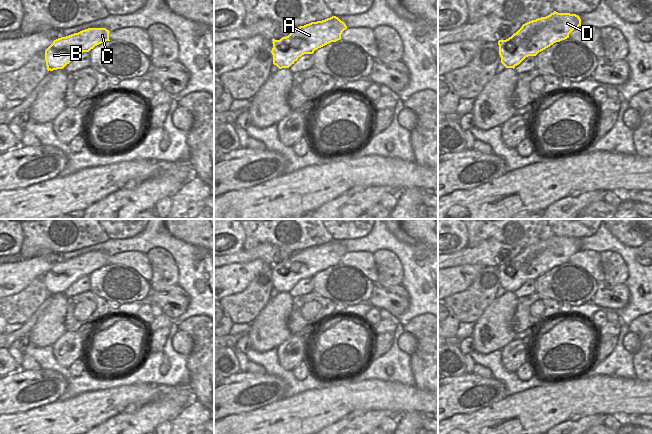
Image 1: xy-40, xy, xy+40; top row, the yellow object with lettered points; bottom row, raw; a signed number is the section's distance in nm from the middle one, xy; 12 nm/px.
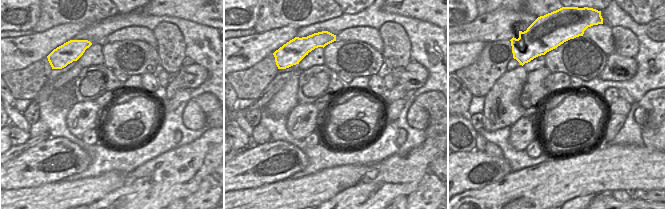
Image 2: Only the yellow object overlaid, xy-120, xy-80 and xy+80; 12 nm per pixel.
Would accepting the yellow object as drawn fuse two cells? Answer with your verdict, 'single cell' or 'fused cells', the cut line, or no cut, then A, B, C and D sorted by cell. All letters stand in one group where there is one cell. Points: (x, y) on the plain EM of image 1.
single cell; no cut; A B C D

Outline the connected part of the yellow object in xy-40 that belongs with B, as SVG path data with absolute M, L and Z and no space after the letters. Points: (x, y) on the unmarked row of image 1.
M88 252L54 264L45 274L47 294L63 293L79 278L89 276L95 270L110 265L109 257L106 252Z

